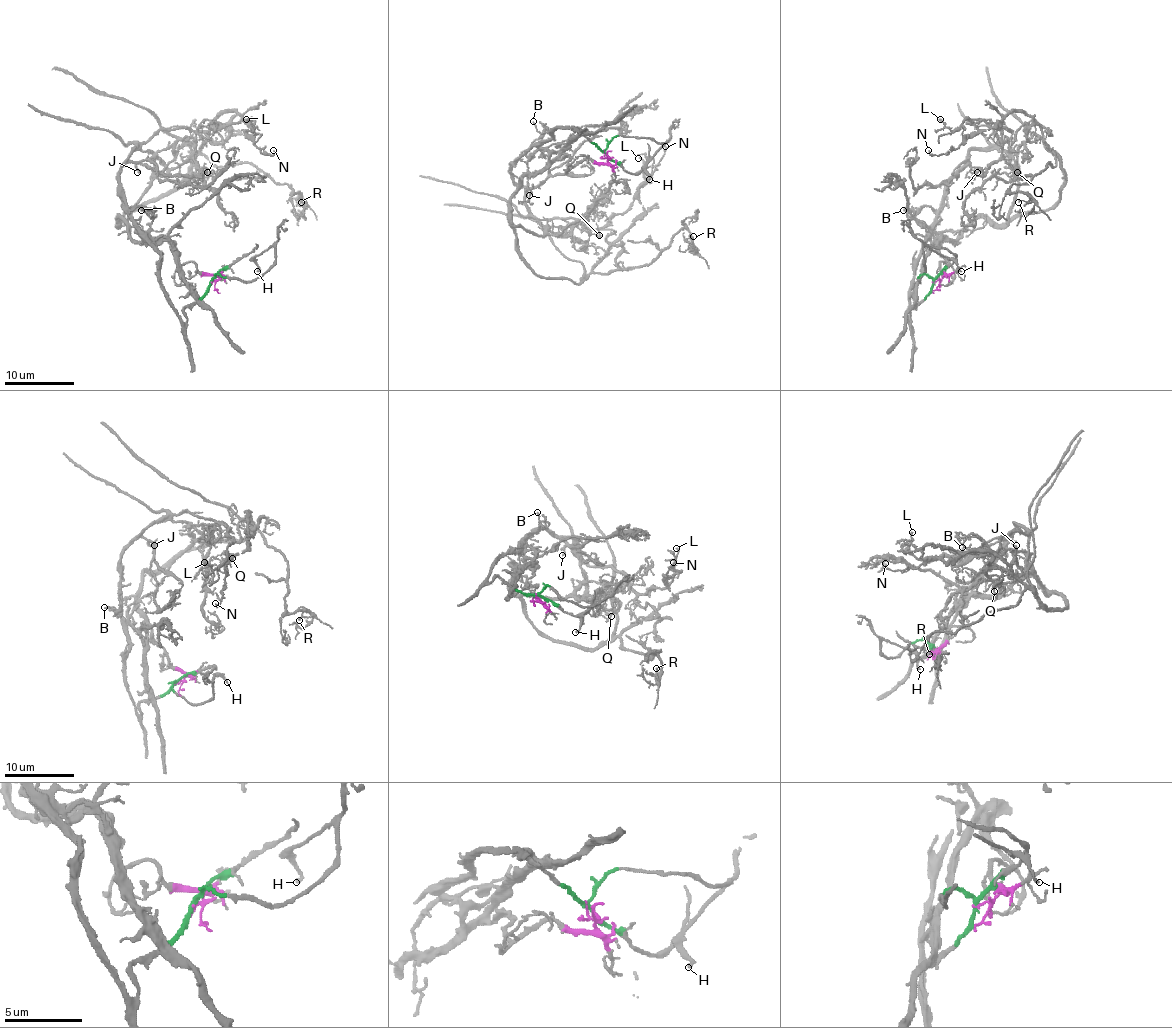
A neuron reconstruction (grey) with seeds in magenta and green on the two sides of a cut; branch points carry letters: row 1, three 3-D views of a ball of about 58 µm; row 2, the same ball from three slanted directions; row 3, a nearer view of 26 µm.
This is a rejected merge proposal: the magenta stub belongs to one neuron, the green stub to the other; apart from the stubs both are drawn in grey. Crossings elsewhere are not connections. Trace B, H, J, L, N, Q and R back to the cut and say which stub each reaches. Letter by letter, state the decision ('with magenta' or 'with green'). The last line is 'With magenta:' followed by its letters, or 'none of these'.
B: with green
H: with green
J: with green
L: with green
N: with magenta
Q: with magenta
R: with magenta
With magenta: N, Q, R

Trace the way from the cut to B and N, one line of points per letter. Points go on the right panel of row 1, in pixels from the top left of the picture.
B: (934, 281), (911, 309), (910, 323), (910, 291), (918, 253), (936, 215), (929, 207), (917, 214), (903, 210)
N: (934, 281), (941, 238), (1048, 210), (1066, 174), (1019, 111), (929, 149)

